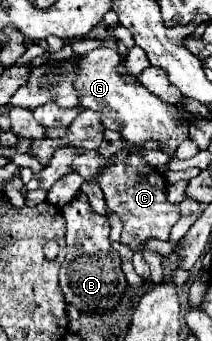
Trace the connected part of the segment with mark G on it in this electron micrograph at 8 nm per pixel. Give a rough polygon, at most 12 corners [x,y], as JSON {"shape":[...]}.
{"shape":[[117,48],[79,56],[79,104],[127,142],[173,158],[187,140],[173,104],[117,72]]}

